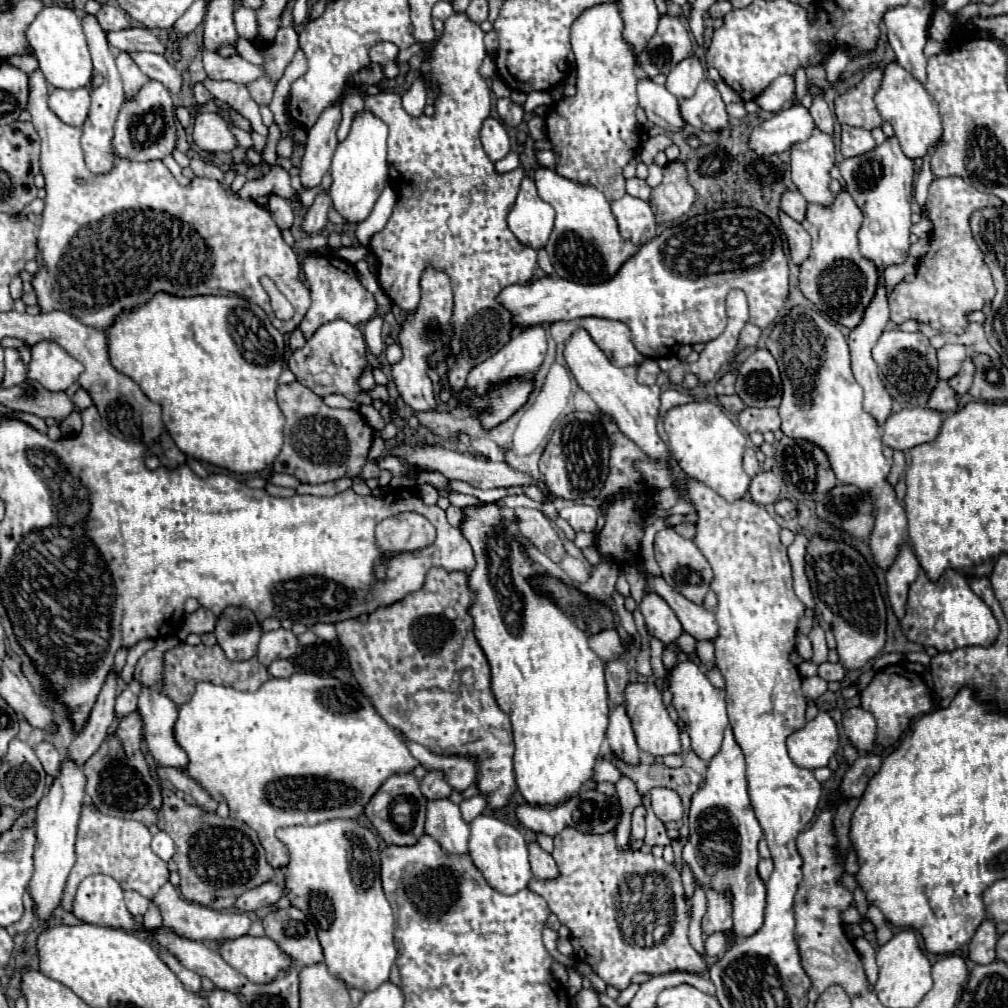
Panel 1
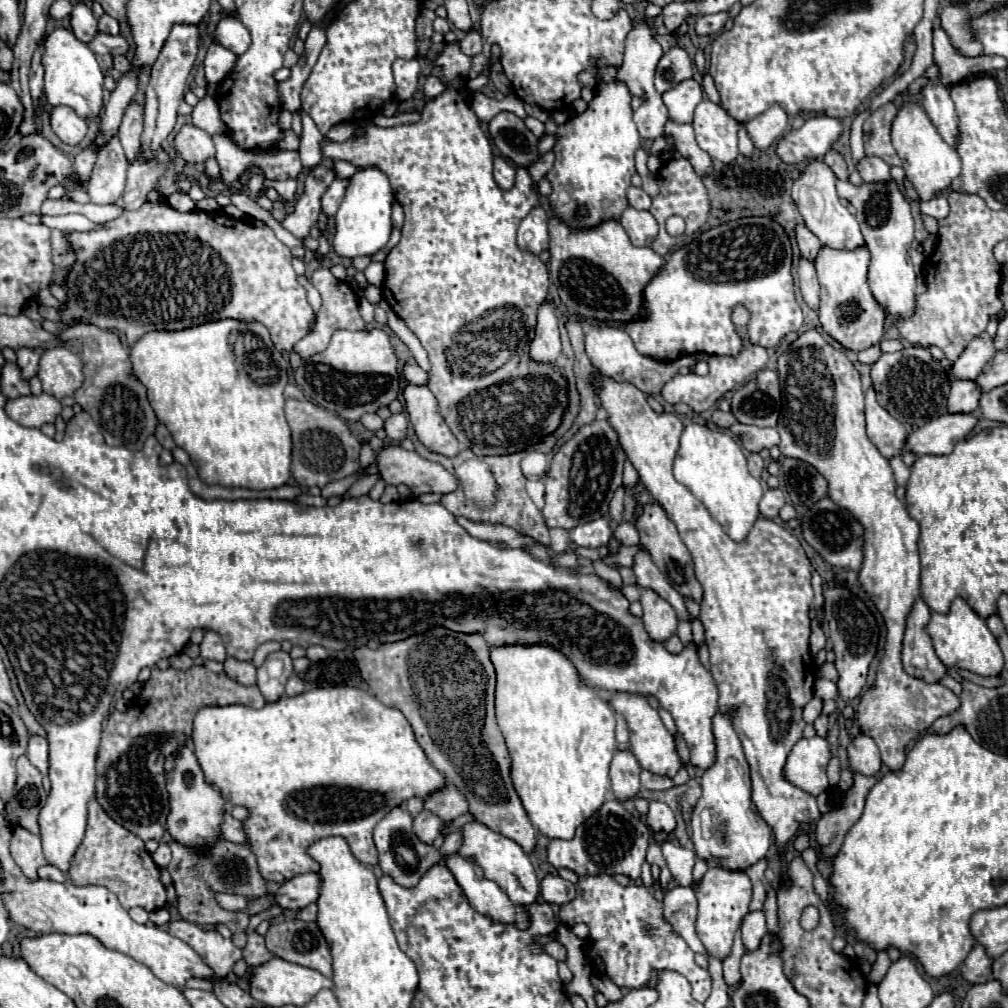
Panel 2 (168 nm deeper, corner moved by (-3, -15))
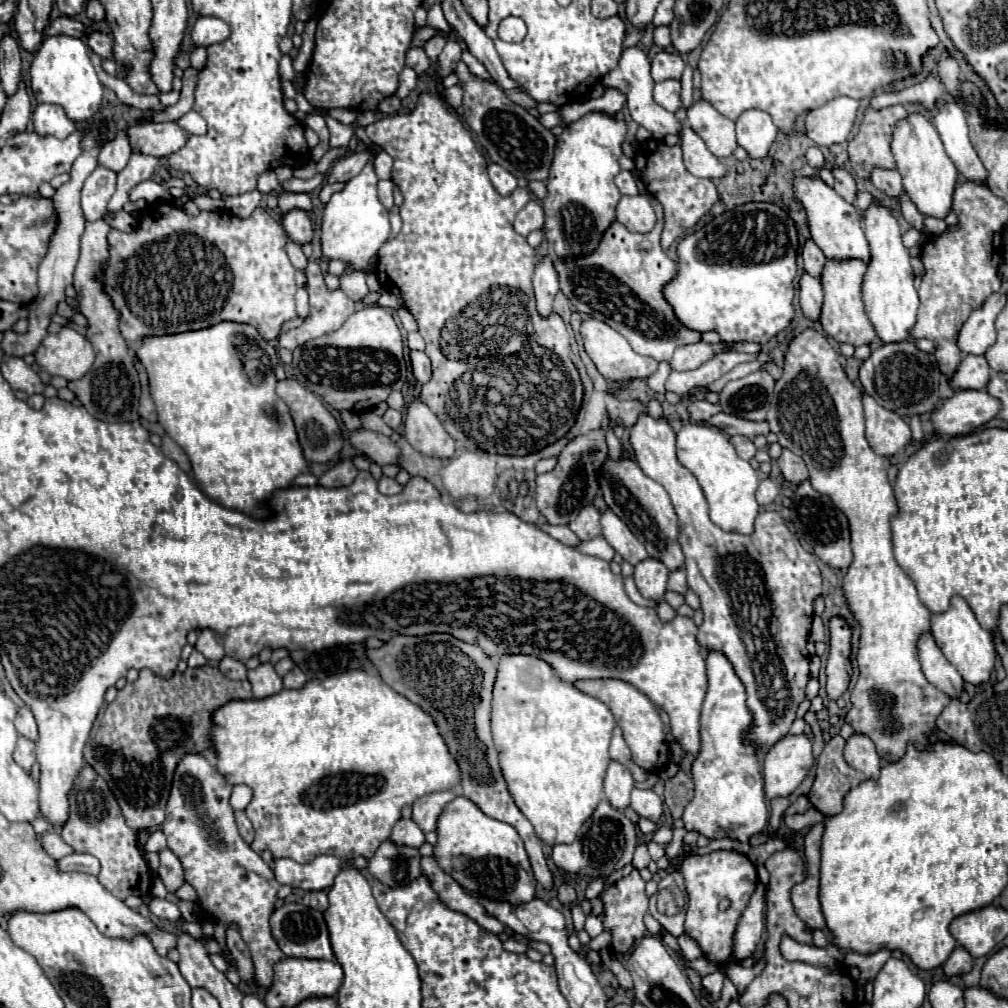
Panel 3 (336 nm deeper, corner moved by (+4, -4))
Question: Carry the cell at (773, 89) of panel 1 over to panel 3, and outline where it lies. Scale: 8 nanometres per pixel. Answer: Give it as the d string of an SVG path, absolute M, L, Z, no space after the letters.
M748 109L736 119L738 145L744 147L748 155L754 159L766 157L776 135L778 135L778 129L772 117L760 109Z

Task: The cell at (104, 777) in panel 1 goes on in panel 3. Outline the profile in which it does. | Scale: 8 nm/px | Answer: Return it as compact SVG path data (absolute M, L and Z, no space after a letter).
M210 665L194 669L188 667L184 673L174 671L172 677L160 677L150 669L142 669L140 677L134 683L126 683L126 687L118 691L118 697L108 705L104 713L100 729L84 747L84 759L92 765L92 769L96 769L96 773L100 773L100 777L104 777L104 781L108 781L108 787L112 789L126 823L134 831L156 829L158 825L162 825L176 763L186 753L202 753L202 749L212 749L208 737L208 731L212 727L210 715L220 705L232 699L252 699L250 681L232 681L224 677L220 669L214 669Z

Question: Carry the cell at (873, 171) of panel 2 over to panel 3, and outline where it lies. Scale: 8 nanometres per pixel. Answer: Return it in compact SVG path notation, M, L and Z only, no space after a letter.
M876 167L870 175L870 181L890 197L898 197L902 191L902 179L896 169L880 169Z

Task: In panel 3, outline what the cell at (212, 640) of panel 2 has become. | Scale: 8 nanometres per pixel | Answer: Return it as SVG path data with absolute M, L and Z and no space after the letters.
M202 629L198 633L198 641L194 645L206 659L216 659L220 661L224 657L224 647L222 647L222 639L218 633L214 633L212 629Z

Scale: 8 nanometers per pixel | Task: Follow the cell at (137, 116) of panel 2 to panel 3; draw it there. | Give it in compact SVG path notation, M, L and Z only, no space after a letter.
M118 129L112 135L112 139L102 147L102 151L98 155L98 163L106 165L108 169L118 173L120 169L126 167L130 153L132 153L132 149L128 143L128 133L126 133L126 129Z

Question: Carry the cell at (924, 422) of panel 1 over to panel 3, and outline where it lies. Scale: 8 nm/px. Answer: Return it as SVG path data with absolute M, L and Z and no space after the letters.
M956 391L954 397L946 399L940 409L934 409L930 421L934 435L966 435L982 423L996 417L1000 401L990 397L986 391Z

